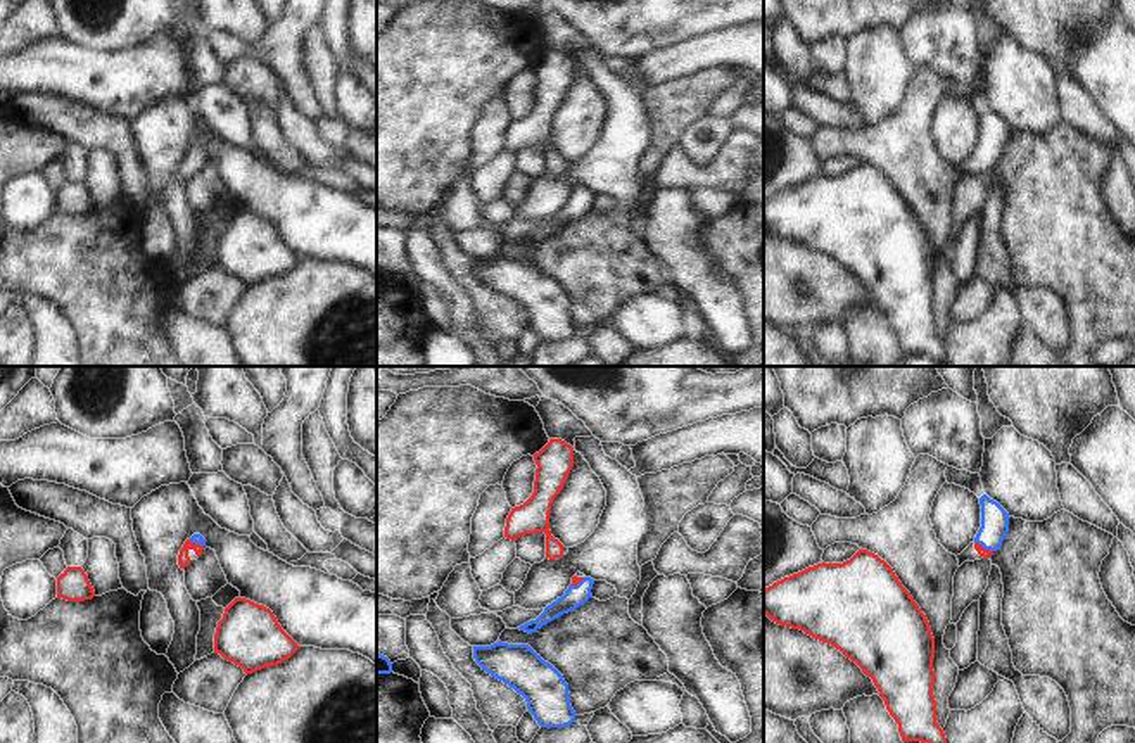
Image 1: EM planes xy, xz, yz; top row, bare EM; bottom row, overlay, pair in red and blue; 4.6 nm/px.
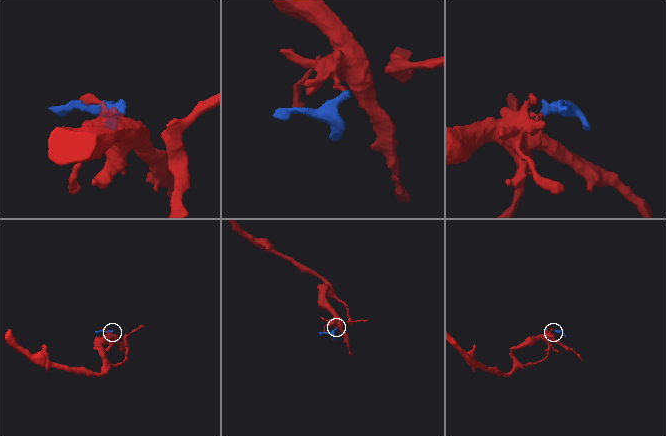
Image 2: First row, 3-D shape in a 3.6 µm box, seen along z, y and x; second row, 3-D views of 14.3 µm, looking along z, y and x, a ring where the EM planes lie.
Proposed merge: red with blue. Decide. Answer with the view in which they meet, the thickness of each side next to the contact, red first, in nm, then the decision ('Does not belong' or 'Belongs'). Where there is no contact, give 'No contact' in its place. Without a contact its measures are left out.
Touches red in yz. Thickness 50 nm (red) against 130 nm. Belongs

